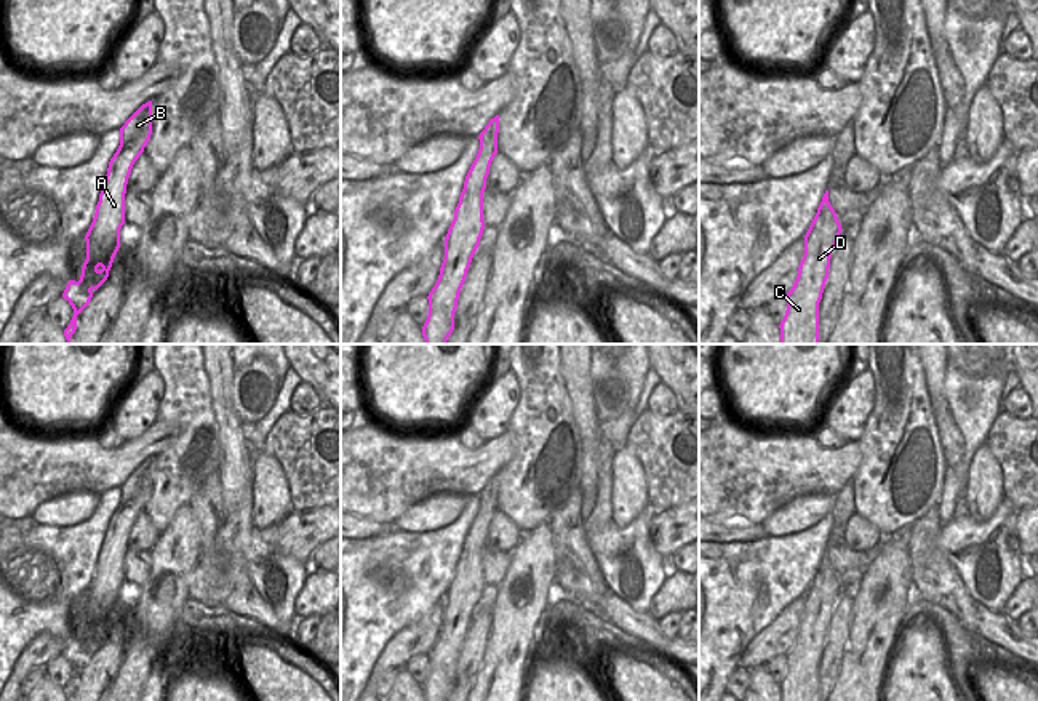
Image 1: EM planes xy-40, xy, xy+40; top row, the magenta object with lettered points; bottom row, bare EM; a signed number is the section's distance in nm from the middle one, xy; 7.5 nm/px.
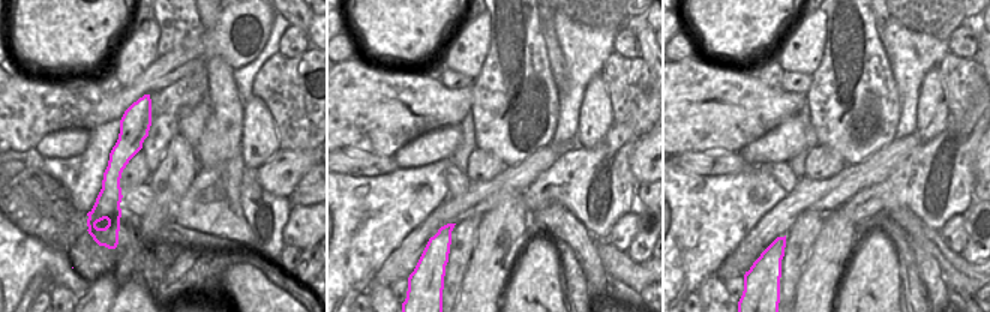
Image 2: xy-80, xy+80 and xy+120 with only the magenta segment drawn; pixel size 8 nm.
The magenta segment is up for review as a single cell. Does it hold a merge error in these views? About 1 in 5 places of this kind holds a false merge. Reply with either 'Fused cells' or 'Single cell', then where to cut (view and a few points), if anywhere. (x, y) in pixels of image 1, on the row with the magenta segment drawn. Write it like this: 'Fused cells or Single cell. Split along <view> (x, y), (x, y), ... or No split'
Single cell. No split

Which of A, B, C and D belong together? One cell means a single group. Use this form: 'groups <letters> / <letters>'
groups A B C D

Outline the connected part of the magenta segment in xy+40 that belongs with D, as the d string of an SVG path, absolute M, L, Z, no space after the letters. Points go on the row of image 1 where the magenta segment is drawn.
M825 190L817 213L804 235L804 254L796 280L787 293L787 310L779 325L780 344L819 342L819 302L828 278L832 251L841 224Z

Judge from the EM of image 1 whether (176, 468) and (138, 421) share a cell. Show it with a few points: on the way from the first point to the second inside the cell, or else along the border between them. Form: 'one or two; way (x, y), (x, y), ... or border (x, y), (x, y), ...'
two; border (163, 383), (163, 397), (155, 420)

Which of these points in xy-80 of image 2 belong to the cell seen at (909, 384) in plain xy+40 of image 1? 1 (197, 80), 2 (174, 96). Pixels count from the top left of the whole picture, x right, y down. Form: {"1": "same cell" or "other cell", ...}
{"1": "same cell", "2": "same cell"}

